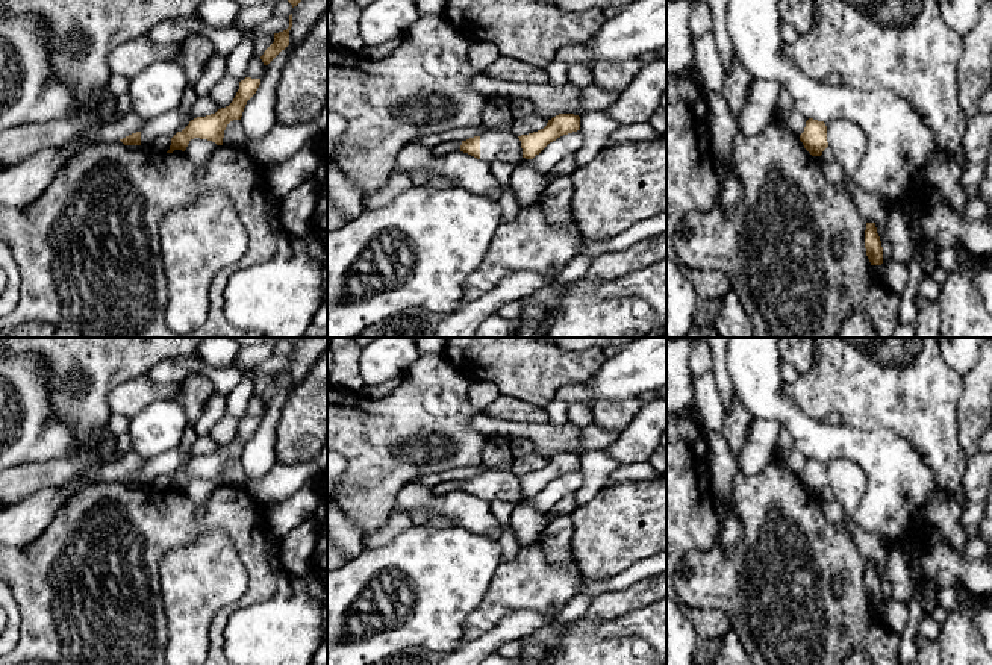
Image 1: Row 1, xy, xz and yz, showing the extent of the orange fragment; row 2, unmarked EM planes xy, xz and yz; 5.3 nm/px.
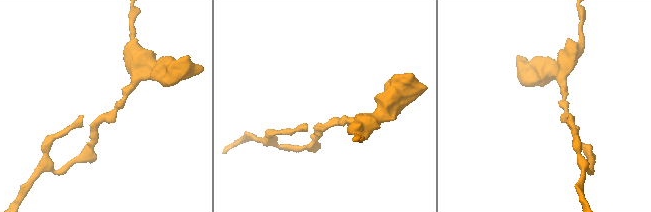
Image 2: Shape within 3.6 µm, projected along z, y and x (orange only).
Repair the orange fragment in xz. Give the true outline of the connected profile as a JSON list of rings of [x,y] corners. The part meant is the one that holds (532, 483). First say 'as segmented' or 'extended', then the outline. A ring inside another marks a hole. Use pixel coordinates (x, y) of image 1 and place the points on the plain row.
extended; [[[559,453],[548,459],[547,465],[529,474],[515,474],[510,468],[503,471],[486,470],[480,476],[462,480],[460,491],[485,501],[518,503],[523,497],[533,498],[550,482],[580,470],[580,456]]]

